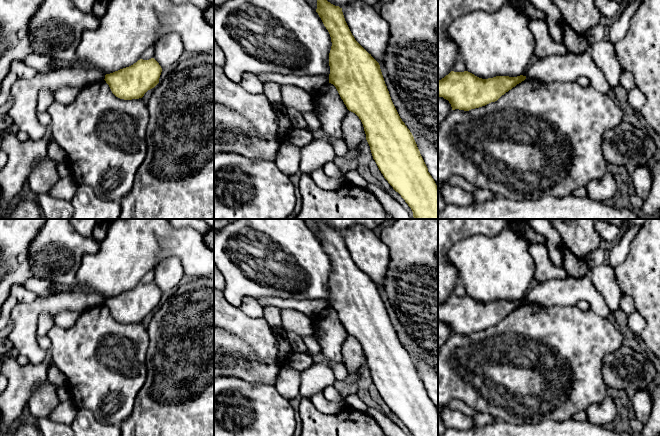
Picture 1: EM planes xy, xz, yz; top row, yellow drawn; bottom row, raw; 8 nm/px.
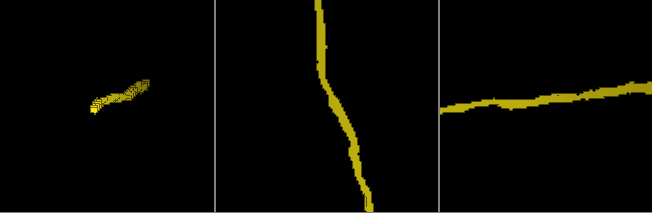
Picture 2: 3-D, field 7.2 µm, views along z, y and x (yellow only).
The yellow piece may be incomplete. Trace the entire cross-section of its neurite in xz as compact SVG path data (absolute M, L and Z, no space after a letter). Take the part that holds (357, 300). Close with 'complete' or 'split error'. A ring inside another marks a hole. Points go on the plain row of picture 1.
M317 219L316 236L328 254L332 266L329 277L329 307L336 311L347 333L361 344L379 394L412 436L438 436L438 410L428 396L412 357L391 324L379 287L355 264L345 245L342 232Z; complete

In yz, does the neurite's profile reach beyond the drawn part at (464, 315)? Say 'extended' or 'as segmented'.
as segmented

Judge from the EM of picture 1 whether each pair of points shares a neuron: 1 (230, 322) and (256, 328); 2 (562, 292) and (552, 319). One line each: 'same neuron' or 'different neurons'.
1: same neuron
2: different neurons

